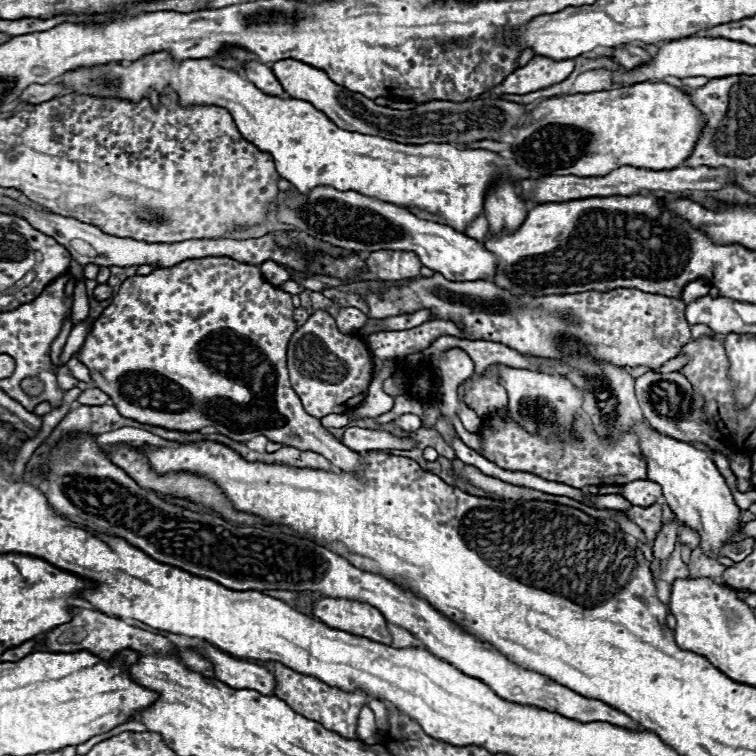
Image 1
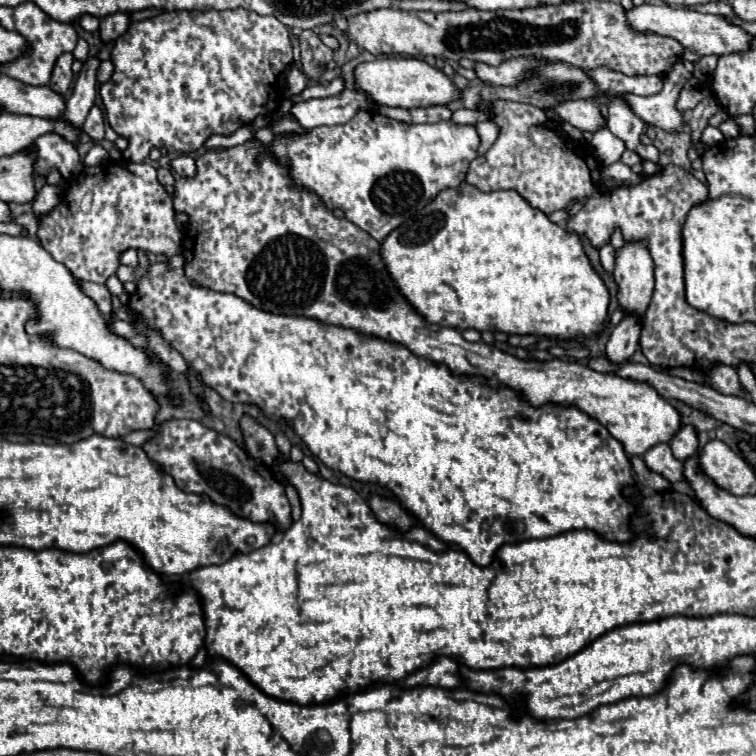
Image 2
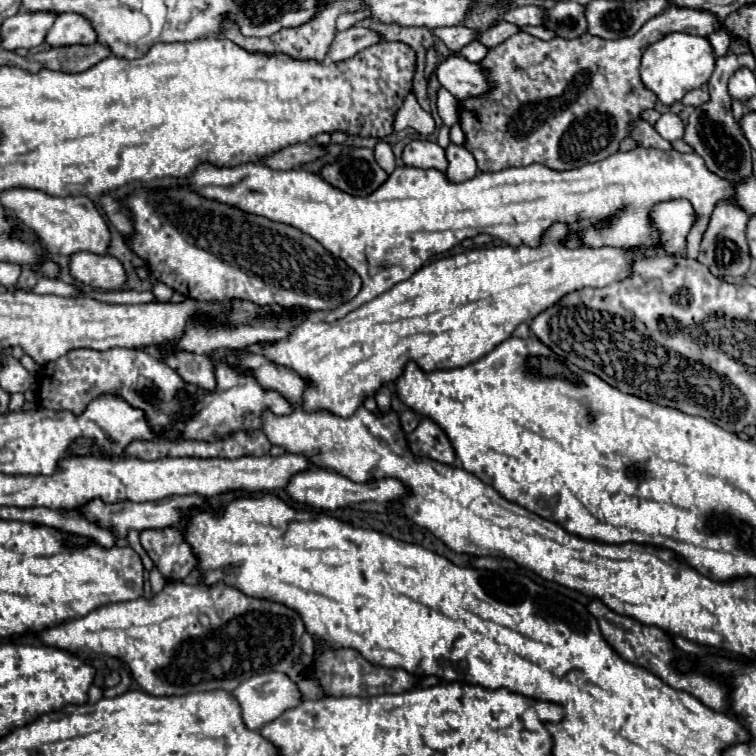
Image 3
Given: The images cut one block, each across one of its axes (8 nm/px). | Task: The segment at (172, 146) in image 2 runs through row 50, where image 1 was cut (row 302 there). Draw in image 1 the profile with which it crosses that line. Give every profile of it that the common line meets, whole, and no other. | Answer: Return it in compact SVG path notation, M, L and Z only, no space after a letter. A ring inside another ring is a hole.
M224 256L192 258L170 268L158 268L148 276L130 276L112 298L112 304L92 324L76 356L88 366L94 386L106 392L128 420L184 432L214 426L220 434L238 442L248 442L262 434L272 442L292 444L292 448L312 448L334 466L358 472L362 470L360 456L340 444L318 418L308 416L290 386L286 348L298 328L292 316L292 296L268 284L258 266Z

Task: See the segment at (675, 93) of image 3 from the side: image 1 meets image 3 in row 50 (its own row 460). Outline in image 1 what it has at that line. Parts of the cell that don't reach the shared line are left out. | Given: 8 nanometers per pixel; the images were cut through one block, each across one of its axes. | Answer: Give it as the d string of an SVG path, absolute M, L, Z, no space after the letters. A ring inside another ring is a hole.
M646 422L636 424L632 430L640 440L640 450L648 464L648 480L660 484L672 512L686 526L698 530L704 554L718 556L720 548L728 544L730 538L734 538L740 530L740 508L734 504L734 498L708 452L694 448L690 442L660 434Z

